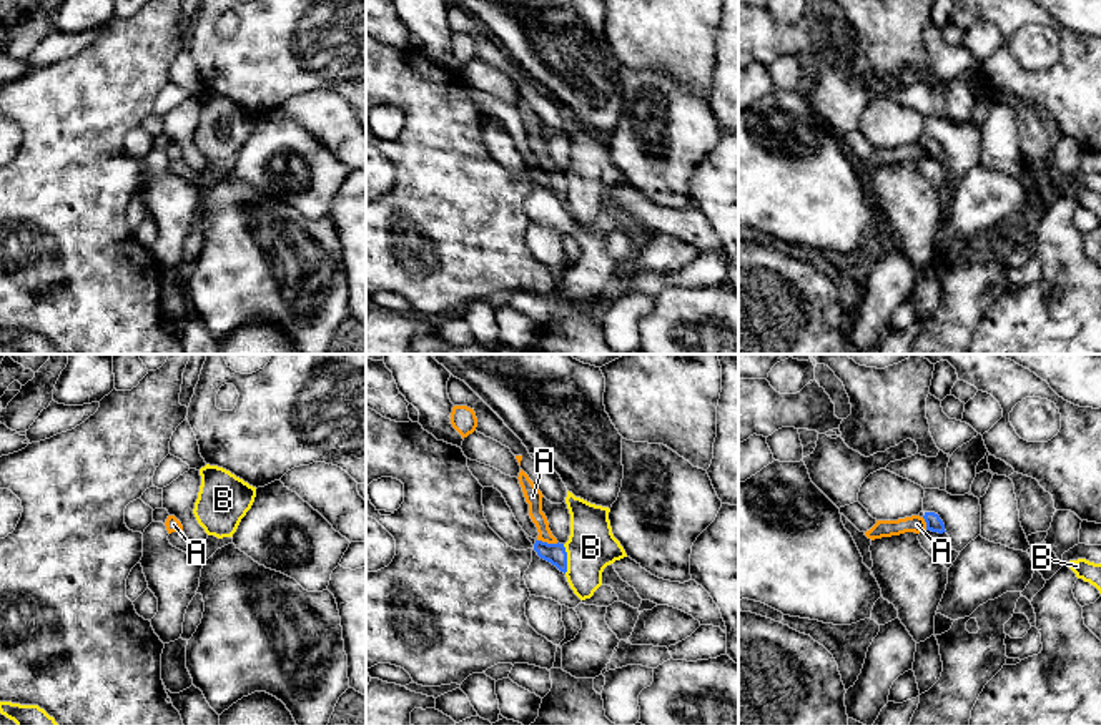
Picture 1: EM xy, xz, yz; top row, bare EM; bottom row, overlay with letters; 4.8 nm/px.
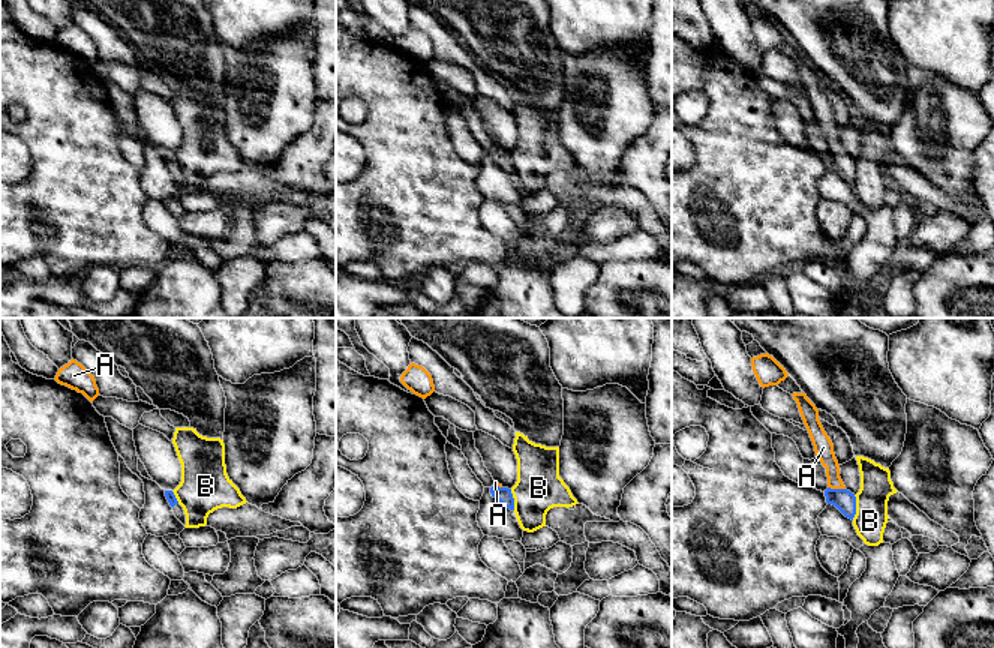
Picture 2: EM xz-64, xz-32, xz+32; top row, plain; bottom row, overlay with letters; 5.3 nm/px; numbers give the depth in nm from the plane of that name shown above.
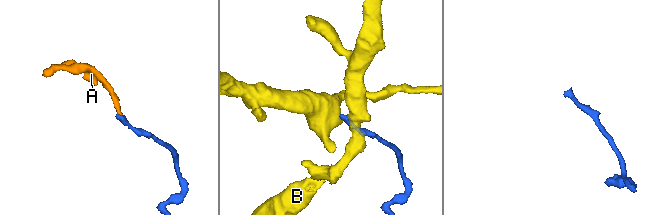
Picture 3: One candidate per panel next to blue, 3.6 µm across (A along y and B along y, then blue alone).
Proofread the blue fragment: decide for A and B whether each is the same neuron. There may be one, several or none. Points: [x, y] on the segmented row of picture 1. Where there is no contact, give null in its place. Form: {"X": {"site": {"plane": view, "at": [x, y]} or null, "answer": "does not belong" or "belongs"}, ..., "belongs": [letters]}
{"A": {"site": {"plane": "xz", "at": [546, 542]}, "answer": "belongs"}, "B": {"site": {"plane": "xz", "at": [566, 559]}, "answer": "does not belong"}, "belongs": ["A"]}

